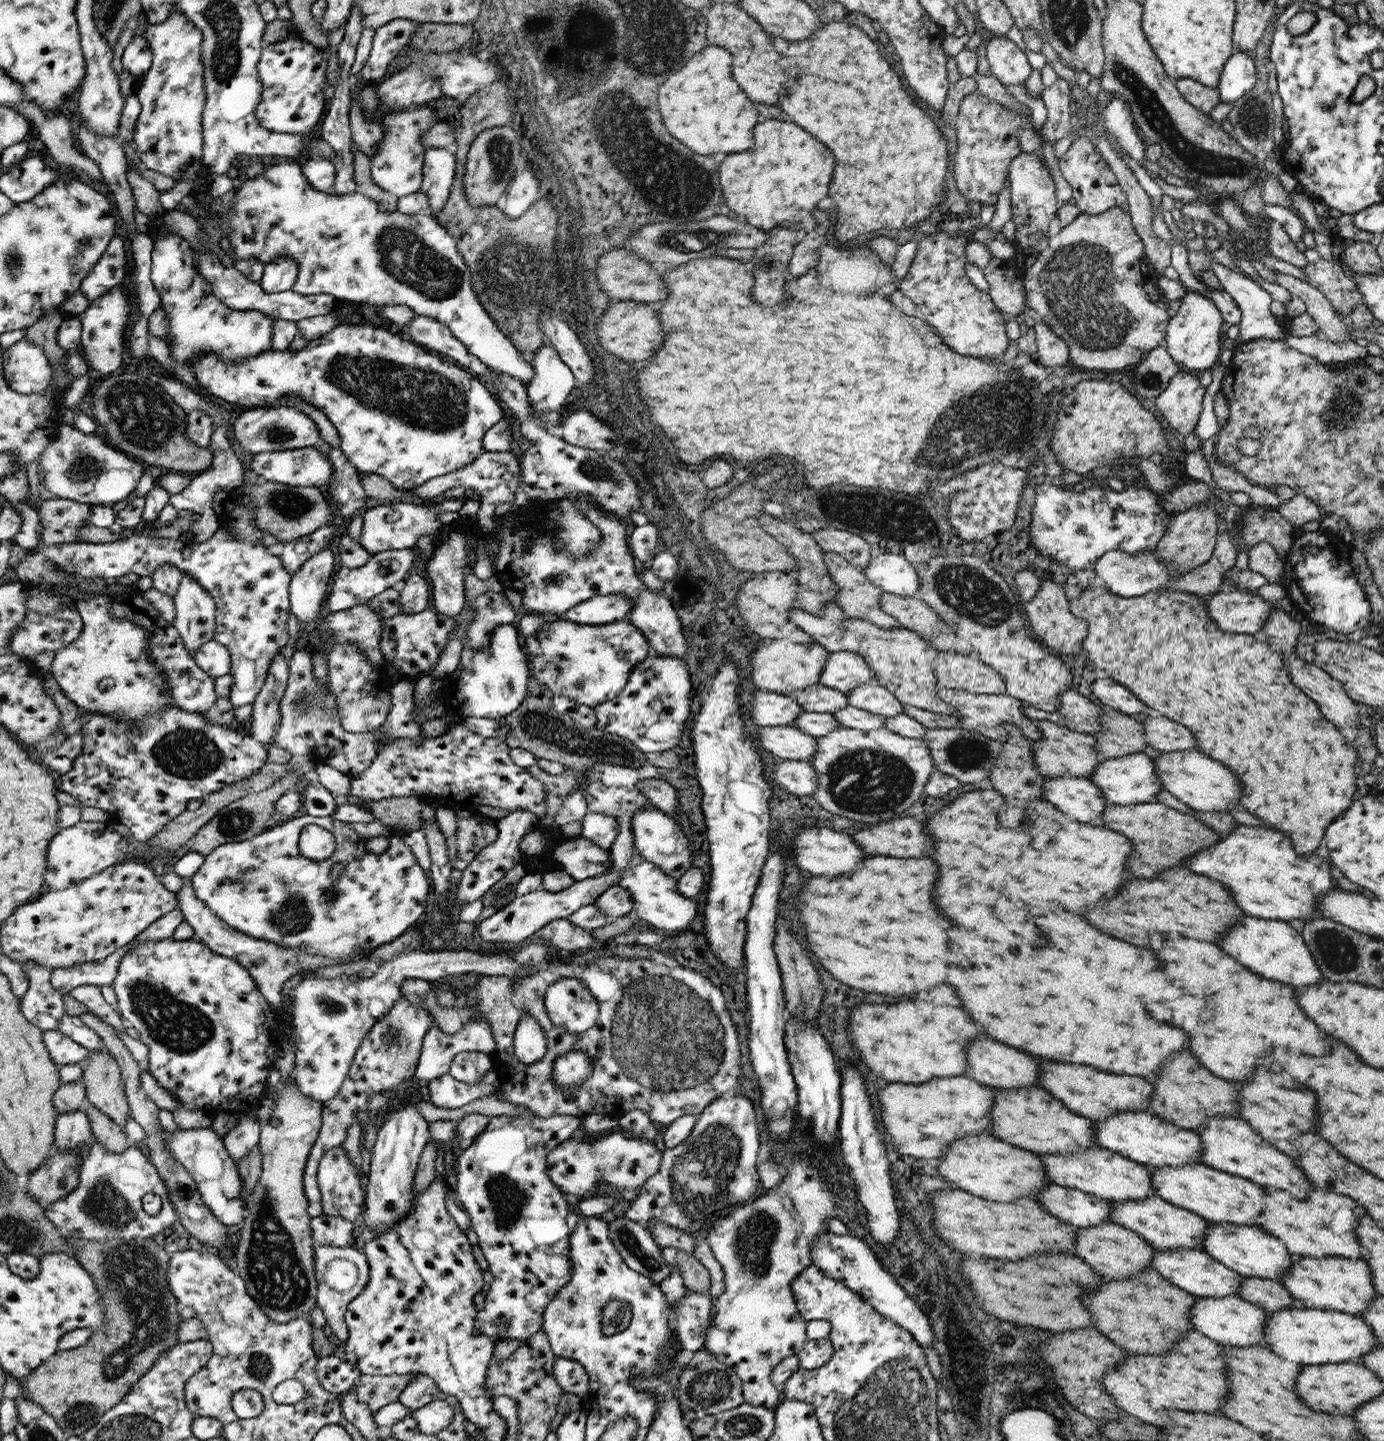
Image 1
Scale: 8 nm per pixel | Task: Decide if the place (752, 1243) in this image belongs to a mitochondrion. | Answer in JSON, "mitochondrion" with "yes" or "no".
{"mitochondrion":"yes"}

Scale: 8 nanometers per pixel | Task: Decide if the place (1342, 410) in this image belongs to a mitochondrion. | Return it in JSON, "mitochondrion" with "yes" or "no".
{"mitochondrion":"yes"}

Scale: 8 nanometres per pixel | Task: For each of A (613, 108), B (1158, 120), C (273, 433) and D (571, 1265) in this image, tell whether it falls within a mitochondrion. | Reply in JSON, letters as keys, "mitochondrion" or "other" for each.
{"A":"mitochondrion","B":"mitochondrion","C":"mitochondrion","D":"other"}

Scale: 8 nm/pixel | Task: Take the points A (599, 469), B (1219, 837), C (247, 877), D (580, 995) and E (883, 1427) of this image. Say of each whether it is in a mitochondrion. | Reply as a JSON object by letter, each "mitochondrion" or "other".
{"A":"mitochondrion","B":"other","C":"mitochondrion","D":"other","E":"mitochondrion"}

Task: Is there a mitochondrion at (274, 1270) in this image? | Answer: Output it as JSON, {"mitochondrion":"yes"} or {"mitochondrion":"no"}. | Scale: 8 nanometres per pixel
{"mitochondrion":"yes"}

